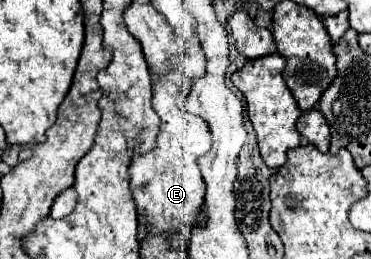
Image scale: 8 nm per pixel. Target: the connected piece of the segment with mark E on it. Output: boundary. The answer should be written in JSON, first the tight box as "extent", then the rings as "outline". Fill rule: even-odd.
{"extent":[130,63,212,231],"outline":[[[184,63],[172,67],[166,75],[156,79],[154,83],[154,111],[160,117],[160,131],[156,137],[156,147],[132,155],[130,163],[130,189],[136,201],[138,211],[144,213],[148,227],[156,227],[158,231],[176,231],[182,225],[192,227],[196,215],[200,213],[200,203],[204,201],[204,181],[198,171],[196,159],[204,155],[212,137],[208,133],[206,123],[192,123],[192,117],[184,111],[184,101],[190,91],[192,77],[186,77]]]}

